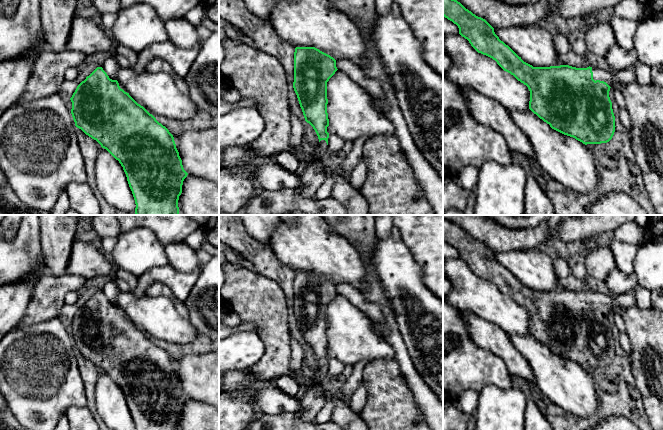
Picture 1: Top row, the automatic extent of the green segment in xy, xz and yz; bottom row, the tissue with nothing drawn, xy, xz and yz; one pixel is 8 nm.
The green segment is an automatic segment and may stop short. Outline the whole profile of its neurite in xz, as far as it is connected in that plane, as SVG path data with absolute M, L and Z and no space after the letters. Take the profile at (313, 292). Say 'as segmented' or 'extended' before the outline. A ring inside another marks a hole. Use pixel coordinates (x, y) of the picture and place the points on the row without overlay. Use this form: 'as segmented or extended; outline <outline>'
extended; outline M296 271L294 276L294 306L293 312L297 319L305 345L315 354L319 367L316 370L317 384L308 388L306 394L300 399L300 410L295 413L299 420L315 423L318 412L326 403L323 391L323 382L328 377L329 343L327 337L327 306L337 295L336 284L330 279L315 271Z

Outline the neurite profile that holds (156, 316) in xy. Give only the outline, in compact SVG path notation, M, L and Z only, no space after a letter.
M132 290L119 291L116 304L153 340L186 345L199 335L189 319L183 318L176 311L168 297L136 297Z

